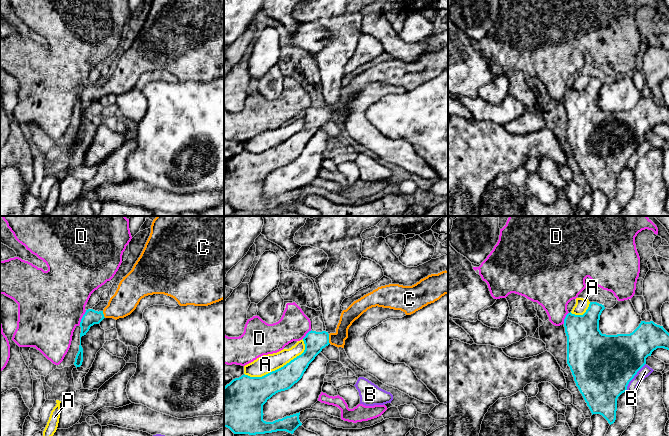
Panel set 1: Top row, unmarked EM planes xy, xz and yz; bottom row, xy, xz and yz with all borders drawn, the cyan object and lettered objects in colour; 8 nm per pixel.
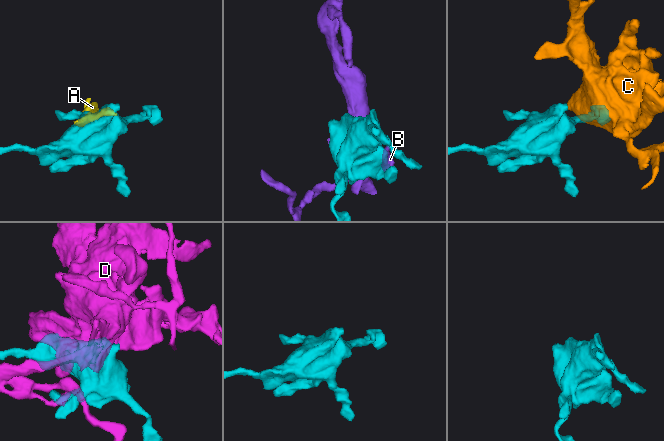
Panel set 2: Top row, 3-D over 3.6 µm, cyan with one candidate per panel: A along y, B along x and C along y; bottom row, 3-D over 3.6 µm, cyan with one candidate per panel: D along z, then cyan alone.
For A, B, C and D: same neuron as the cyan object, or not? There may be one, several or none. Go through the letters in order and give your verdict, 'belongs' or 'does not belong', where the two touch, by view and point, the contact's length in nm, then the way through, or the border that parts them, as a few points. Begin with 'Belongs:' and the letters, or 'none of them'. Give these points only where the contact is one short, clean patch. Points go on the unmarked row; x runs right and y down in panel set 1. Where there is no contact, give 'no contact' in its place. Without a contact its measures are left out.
Belongs: C
A: does not belong; contact xz (279, 144); length 550 nm
B: does not belong; contact yz (633, 153); length 280 nm
C: belongs; contact xz (328, 115); length 80 nm
D: does not belong; contact xy (82, 93); length 130 nm; border xy (86, 86), (79, 100)

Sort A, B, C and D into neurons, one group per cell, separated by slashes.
A / B / C / D

